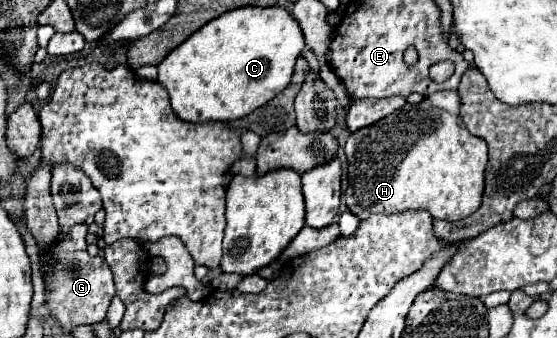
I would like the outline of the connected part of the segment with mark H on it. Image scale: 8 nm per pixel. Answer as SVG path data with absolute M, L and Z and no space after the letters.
M437 92L419 104L405 104L381 122L353 132L347 138L345 156L349 162L345 204L361 220L375 212L391 214L419 208L437 220L457 222L481 204L487 144L469 134L461 122L457 92Z

